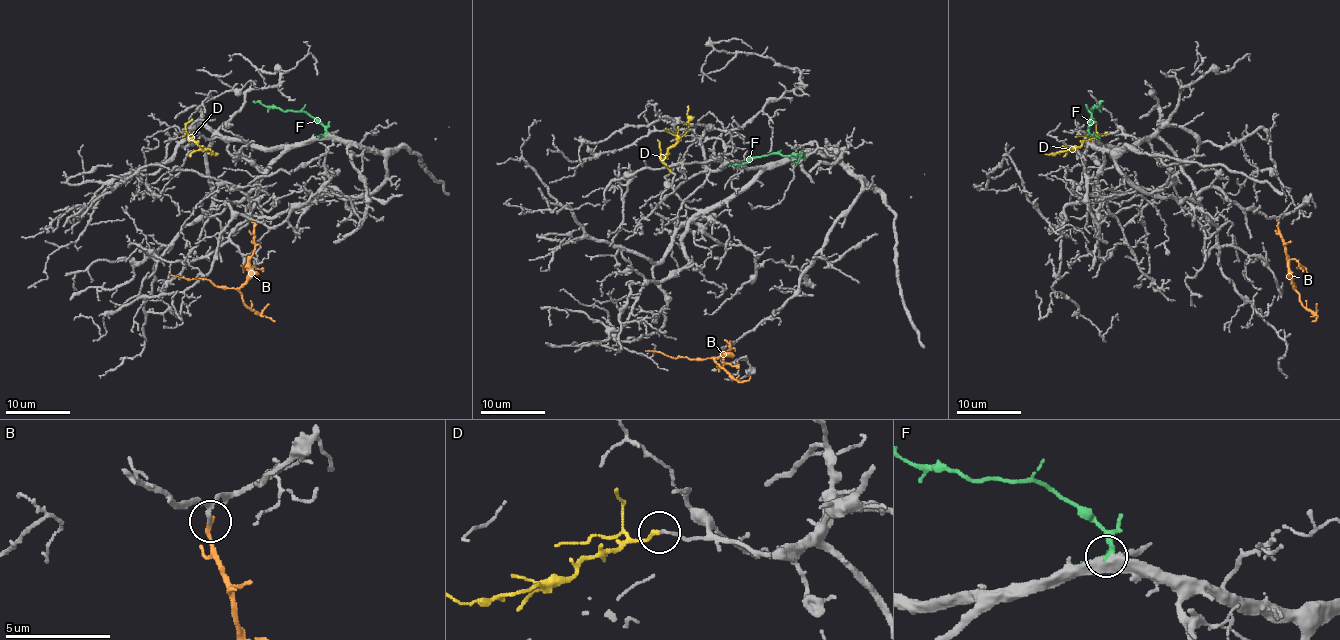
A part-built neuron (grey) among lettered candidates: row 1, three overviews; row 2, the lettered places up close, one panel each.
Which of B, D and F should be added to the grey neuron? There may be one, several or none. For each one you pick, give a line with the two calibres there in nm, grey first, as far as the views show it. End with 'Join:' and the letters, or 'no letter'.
B: Thickness 150 nm (grey) against 220 nm
D: Thickness 160 nm (grey) against 180 nm
Join: B, D

